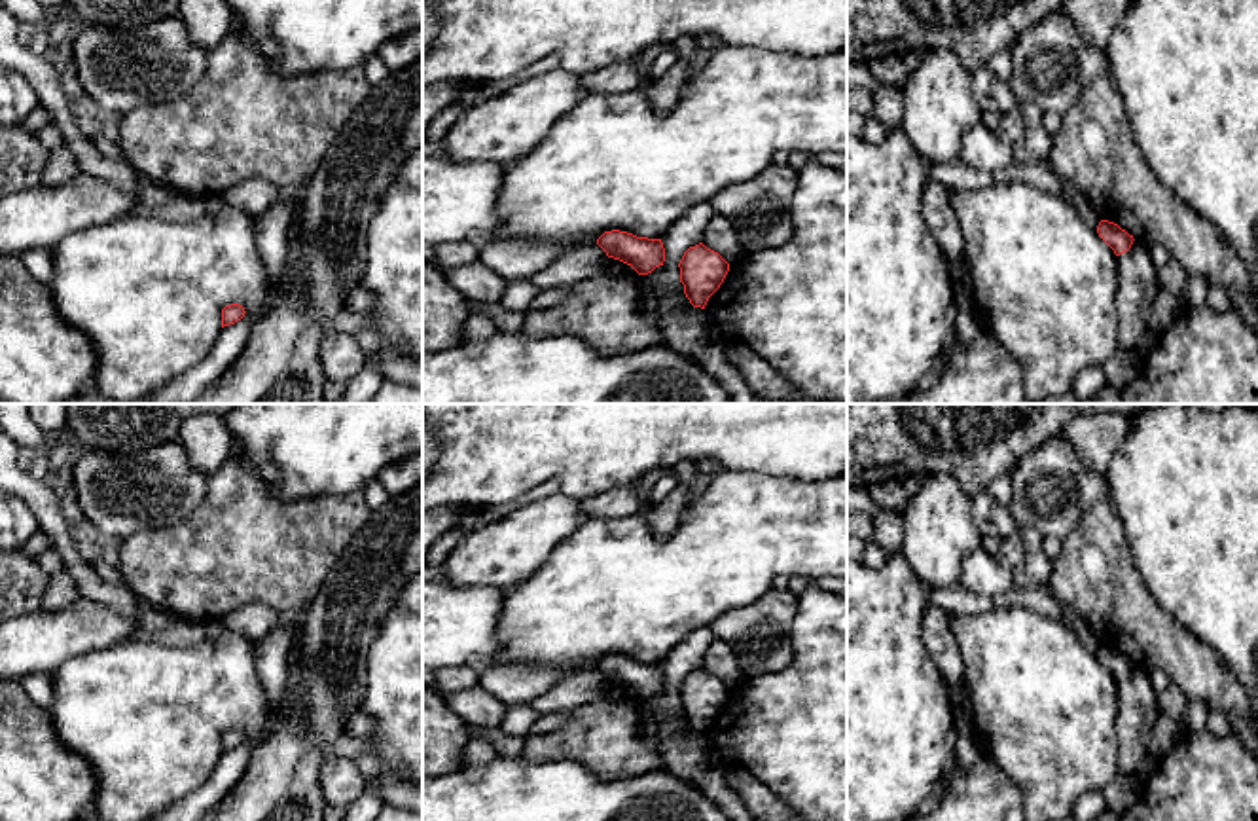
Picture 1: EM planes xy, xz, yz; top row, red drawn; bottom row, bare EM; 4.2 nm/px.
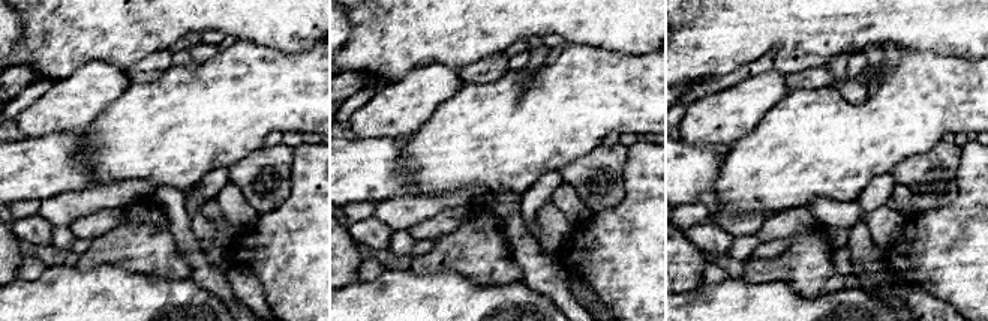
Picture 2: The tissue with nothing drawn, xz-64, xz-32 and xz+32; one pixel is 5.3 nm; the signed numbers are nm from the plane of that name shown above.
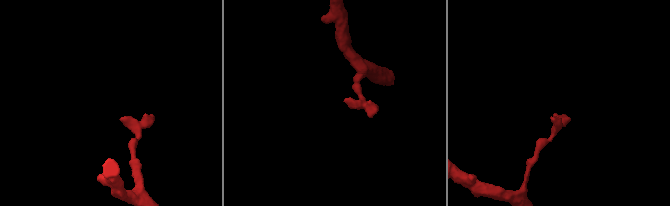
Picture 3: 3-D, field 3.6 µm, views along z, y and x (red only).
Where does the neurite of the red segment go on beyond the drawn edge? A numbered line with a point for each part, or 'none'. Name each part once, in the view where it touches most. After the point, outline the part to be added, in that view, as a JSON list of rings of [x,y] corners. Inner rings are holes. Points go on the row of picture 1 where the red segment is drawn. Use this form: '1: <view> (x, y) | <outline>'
none

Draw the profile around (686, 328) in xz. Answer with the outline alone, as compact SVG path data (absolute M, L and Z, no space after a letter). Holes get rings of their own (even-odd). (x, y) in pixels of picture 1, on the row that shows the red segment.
M663 265L648 273L652 292L657 298L663 341L697 360L726 389L733 404L792 404L784 400L762 400L746 385L739 370L726 360L726 341L709 320L705 309L693 307L682 292L667 294L661 284Z

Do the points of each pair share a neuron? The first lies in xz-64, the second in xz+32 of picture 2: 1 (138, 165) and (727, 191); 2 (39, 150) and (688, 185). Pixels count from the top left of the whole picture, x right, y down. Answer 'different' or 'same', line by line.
1: same
2: same

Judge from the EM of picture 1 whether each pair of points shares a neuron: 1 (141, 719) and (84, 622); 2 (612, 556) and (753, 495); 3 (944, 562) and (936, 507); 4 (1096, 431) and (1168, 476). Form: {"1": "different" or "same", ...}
{"1": "different", "2": "same", "3": "same", "4": "different"}

